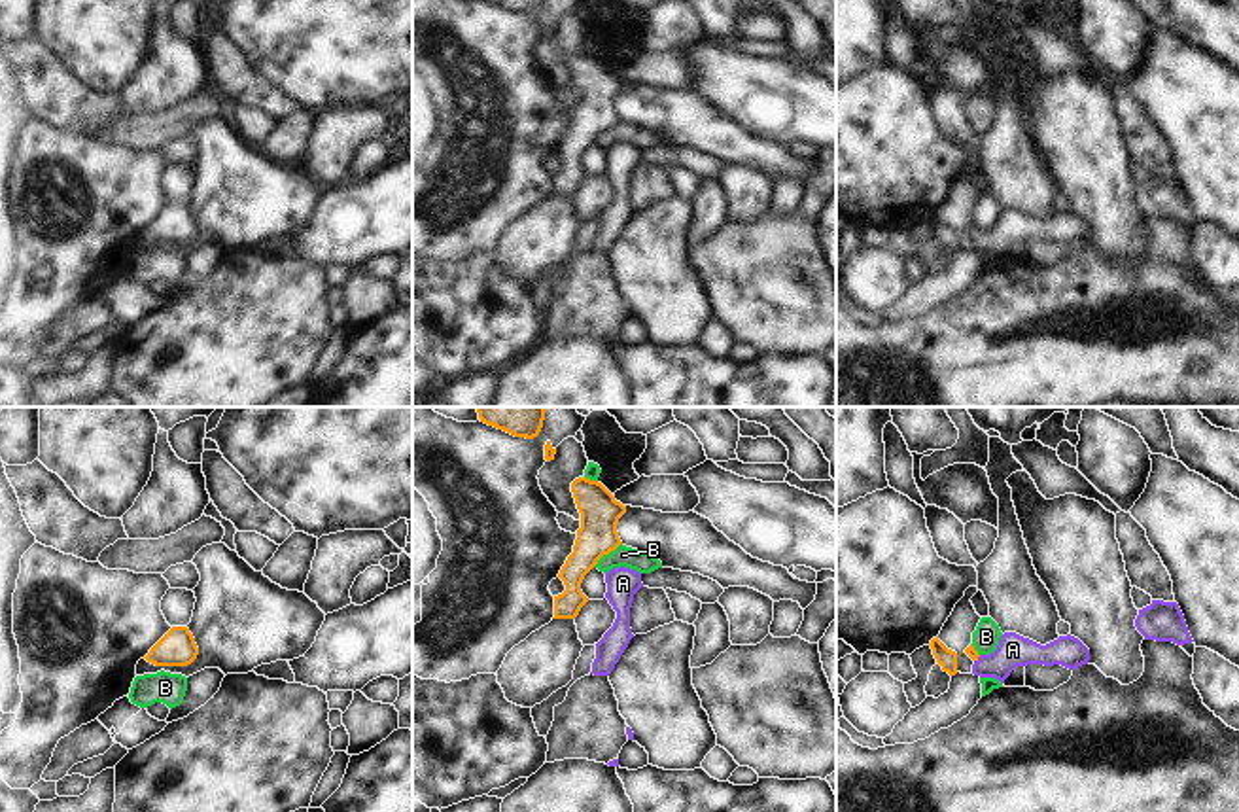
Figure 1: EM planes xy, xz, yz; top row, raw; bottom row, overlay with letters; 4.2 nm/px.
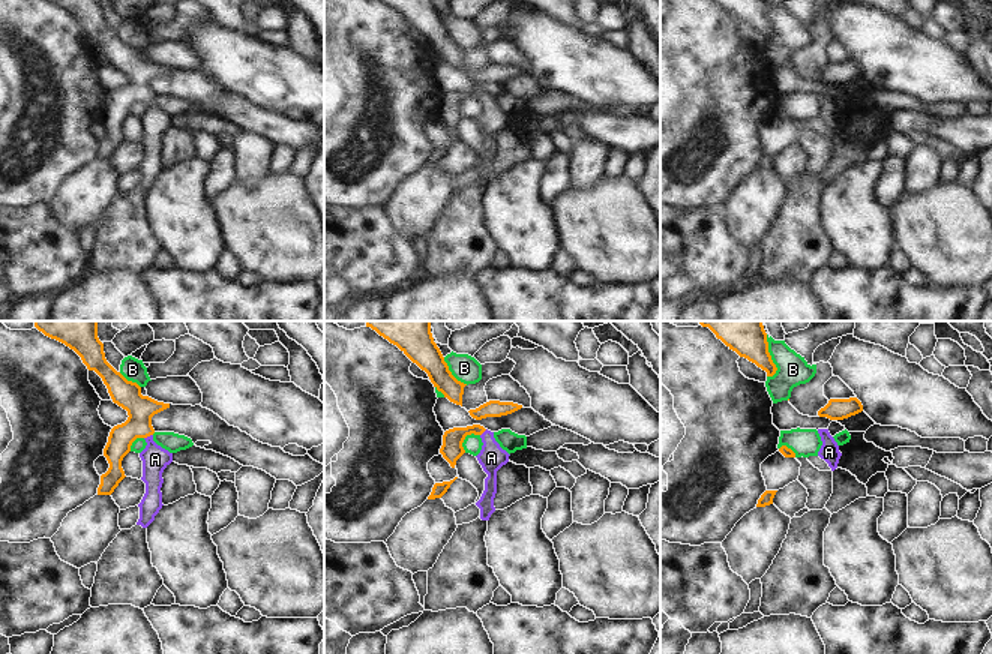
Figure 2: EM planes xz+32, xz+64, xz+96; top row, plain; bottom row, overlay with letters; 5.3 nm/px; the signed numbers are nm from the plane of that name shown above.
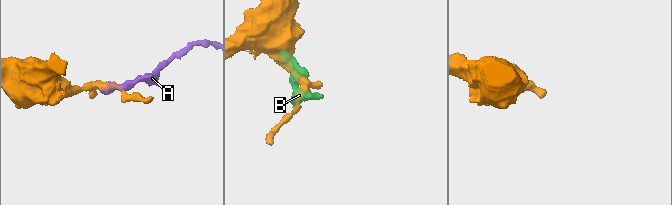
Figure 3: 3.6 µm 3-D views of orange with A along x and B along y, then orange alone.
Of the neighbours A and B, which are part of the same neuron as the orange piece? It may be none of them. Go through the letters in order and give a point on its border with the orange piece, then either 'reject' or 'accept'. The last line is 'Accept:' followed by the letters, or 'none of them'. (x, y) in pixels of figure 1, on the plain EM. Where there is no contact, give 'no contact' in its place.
A: yz (977, 235) | accept
B: xz (606, 129) | reject
Accept: A

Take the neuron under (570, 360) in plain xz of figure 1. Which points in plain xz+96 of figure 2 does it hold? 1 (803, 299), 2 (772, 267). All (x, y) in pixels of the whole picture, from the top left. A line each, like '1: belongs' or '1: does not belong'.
1: belongs
2: does not belong

